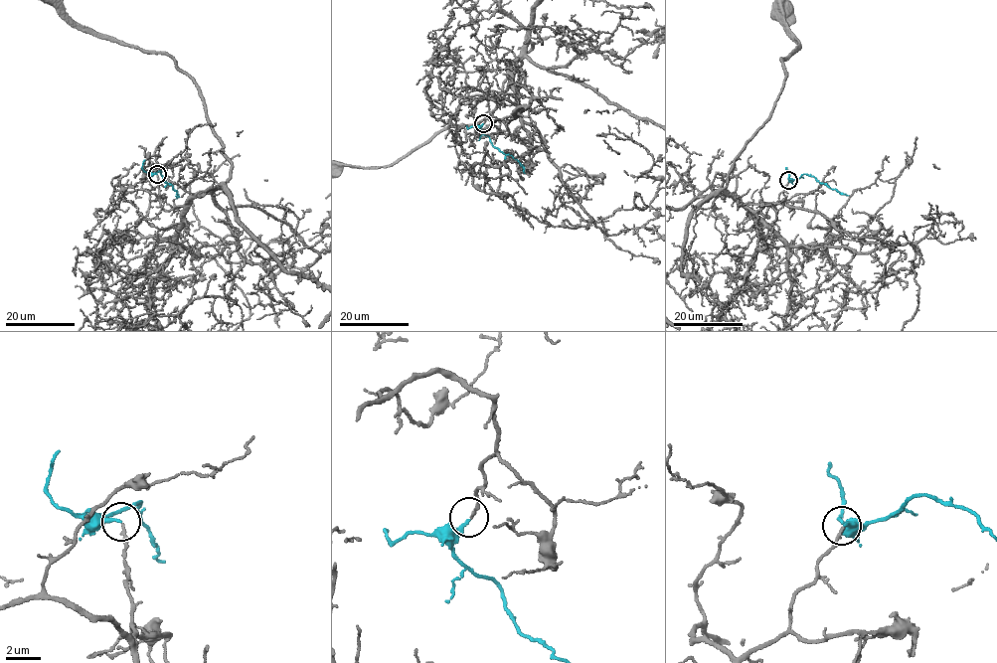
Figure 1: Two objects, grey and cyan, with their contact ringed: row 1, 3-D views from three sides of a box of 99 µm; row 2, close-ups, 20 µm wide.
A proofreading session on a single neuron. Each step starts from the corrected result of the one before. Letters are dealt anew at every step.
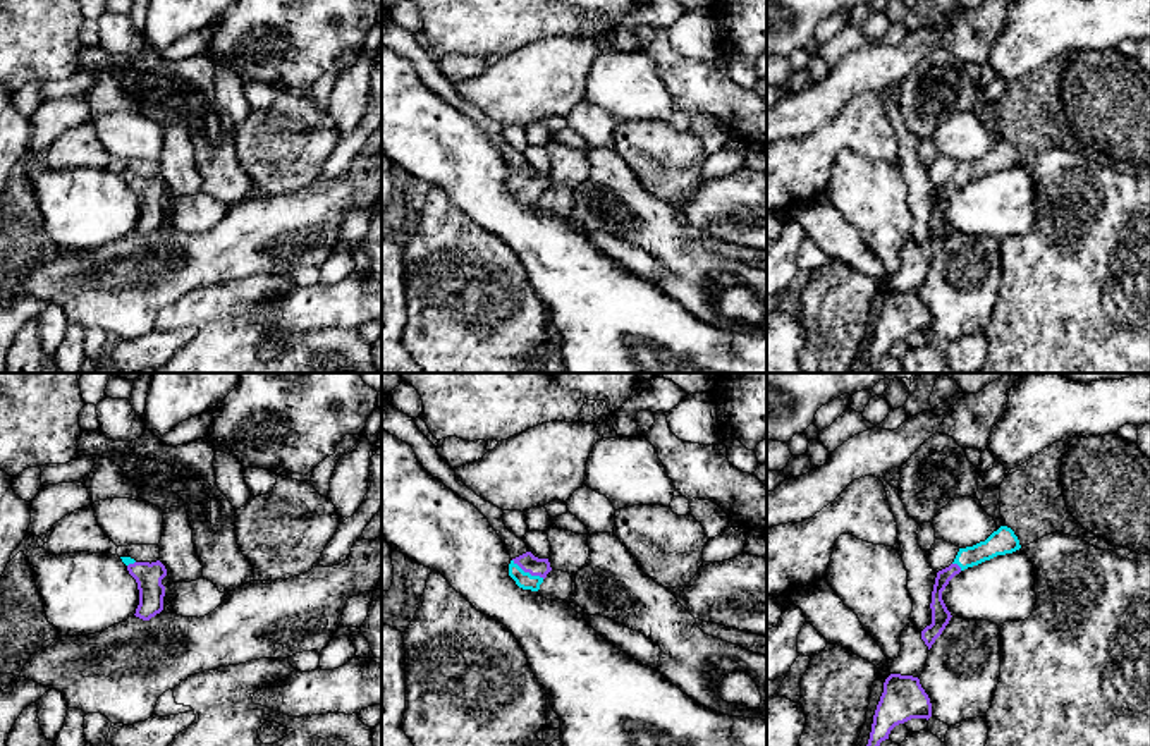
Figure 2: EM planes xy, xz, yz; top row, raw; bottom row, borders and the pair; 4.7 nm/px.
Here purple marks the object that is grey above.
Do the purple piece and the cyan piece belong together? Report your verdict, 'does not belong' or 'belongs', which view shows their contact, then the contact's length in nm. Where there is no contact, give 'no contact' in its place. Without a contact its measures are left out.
belongs; contact in xz; length 180 nm

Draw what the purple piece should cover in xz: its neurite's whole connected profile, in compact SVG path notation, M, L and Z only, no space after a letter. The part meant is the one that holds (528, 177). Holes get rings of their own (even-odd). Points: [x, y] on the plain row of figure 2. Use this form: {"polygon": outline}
{"polygon": "M526 167L509 179L509 191L523 205L538 206L540 199L552 186L548 174L538 174L531 167Z"}

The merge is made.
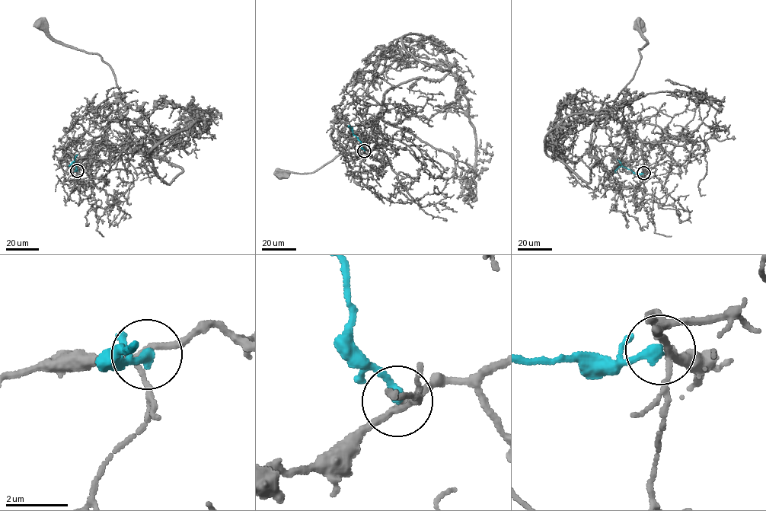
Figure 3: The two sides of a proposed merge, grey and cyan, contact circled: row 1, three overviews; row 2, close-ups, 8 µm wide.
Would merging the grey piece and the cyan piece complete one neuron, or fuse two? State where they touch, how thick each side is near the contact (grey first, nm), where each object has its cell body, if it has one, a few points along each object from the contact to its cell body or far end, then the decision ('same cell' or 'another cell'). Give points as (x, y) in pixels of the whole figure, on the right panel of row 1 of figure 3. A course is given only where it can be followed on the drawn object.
(643, 173) | 170/340 nm | grey (638, 23) | cyan none | grey via (643, 173), (642, 144), (611, 113), (614, 100), (638, 65), (638, 49), (647, 42), (638, 23) | cyan via (643, 173), (635, 174), (620, 166), (615, 173) | another cell

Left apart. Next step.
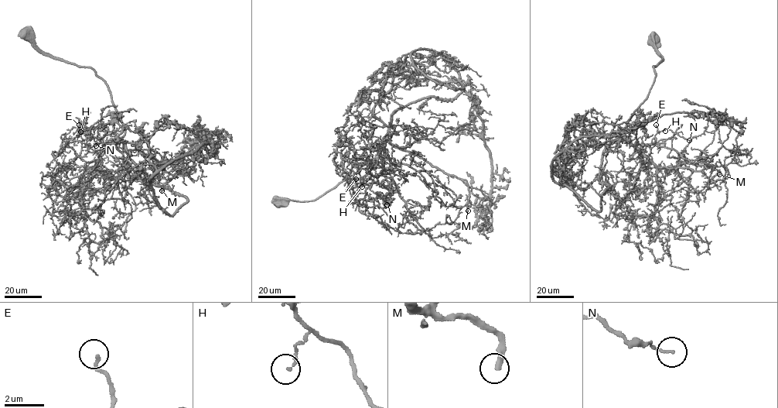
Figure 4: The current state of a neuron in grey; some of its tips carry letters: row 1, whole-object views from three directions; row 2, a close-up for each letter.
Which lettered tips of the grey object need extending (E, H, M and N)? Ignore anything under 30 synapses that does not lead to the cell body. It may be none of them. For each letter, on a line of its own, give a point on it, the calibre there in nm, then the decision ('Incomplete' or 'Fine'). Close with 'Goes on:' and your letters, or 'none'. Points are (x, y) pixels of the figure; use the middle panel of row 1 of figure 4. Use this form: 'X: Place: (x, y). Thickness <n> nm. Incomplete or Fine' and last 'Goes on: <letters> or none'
E: Place: (356, 179). Thickness 160 nm. Fine
H: Place: (362, 186). Thickness 90 nm. Fine
M: Place: (468, 210). Thickness 360 nm. Incomplete
N: Place: (387, 204). Thickness 120 nm. Fine
Goes on: M

